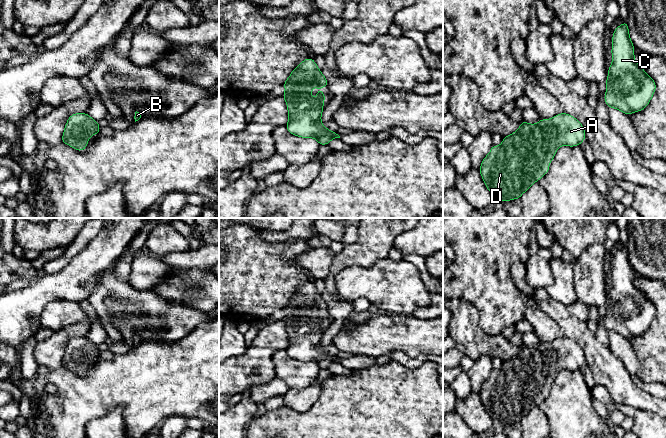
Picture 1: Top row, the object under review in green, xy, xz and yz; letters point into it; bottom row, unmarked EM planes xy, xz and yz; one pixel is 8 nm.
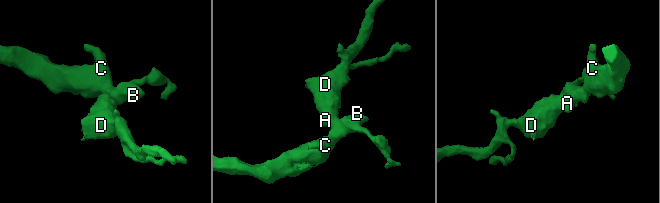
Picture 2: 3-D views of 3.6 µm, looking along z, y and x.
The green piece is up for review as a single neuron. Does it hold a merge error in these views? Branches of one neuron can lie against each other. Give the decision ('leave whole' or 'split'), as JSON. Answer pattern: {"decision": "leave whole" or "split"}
{"decision": "leave whole"}

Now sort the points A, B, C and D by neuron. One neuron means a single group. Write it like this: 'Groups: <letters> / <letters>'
Groups: A B C D

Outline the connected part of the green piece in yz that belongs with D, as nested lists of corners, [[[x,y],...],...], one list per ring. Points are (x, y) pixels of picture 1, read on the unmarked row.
[[[561,337],[551,343],[540,343],[537,348],[522,345],[519,353],[503,362],[500,370],[493,369],[479,392],[484,408],[503,426],[519,423],[530,410],[549,395],[549,388],[557,373],[563,369],[579,370],[586,363],[582,348],[573,340]]]

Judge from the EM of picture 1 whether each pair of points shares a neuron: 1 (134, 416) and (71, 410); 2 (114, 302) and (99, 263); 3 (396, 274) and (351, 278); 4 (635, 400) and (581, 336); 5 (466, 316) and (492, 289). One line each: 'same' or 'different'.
1: same
2: different
3: same
4: same
5: different

